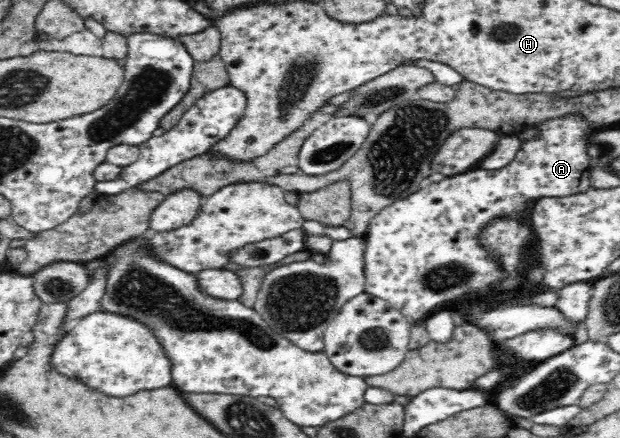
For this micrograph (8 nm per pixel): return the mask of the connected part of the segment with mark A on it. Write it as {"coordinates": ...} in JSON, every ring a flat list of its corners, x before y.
{"coordinates":[[567,115,563,118,545,121,537,127,538,130,540,130,540,137,538,139,531,139,531,142,523,142,521,150,517,152,515,160,513,160,509,166,505,166,505,168,501,168,501,170,484,170,477,168,474,171,467,171,464,174,447,177,445,180,441,180,441,182,432,183,430,186,427,186,427,188,420,188,407,198,393,202,393,205,385,206,385,209,382,209,371,222,369,222,369,226,364,235,365,250,363,250,363,268,364,278,366,279,365,292,386,300,393,308,396,308,401,314,404,314,411,325,414,323,423,323,430,315,438,313,439,311,445,311,447,310,445,308,453,306,453,304,457,304,457,302,469,302,478,297,495,293,492,291,492,287,496,282,502,280,501,269,499,269,499,263,489,255,489,251,485,251,485,249,477,243,479,230,481,230,487,222,491,222,498,217,511,217,513,219,519,219,520,221,521,218,527,215,529,202,536,202,539,198,563,198,574,194,585,193,591,188,590,157,587,155,586,150,588,145,591,144,589,134,592,134,595,128,591,128,591,125,589,125,583,117,577,117,577,115]]}

